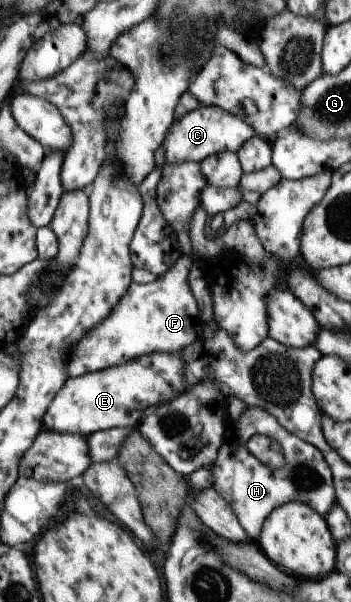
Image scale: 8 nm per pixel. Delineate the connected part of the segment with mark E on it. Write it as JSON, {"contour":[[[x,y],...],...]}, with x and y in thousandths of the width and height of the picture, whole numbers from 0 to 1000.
{"contour":[[[516,583],[413,586],[368,603],[191,628],[117,694],[117,718],[248,724],[311,711],[387,709],[422,676],[504,659],[527,646]]]}

